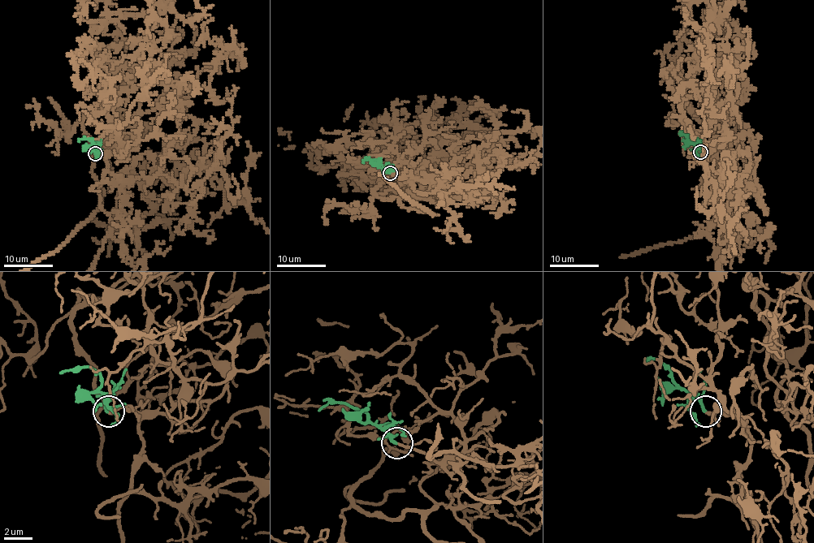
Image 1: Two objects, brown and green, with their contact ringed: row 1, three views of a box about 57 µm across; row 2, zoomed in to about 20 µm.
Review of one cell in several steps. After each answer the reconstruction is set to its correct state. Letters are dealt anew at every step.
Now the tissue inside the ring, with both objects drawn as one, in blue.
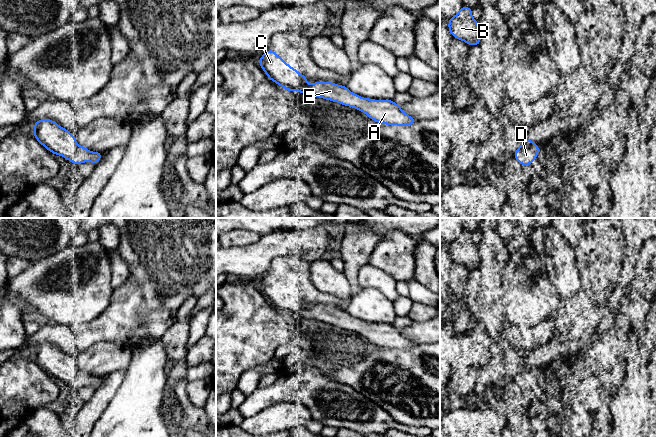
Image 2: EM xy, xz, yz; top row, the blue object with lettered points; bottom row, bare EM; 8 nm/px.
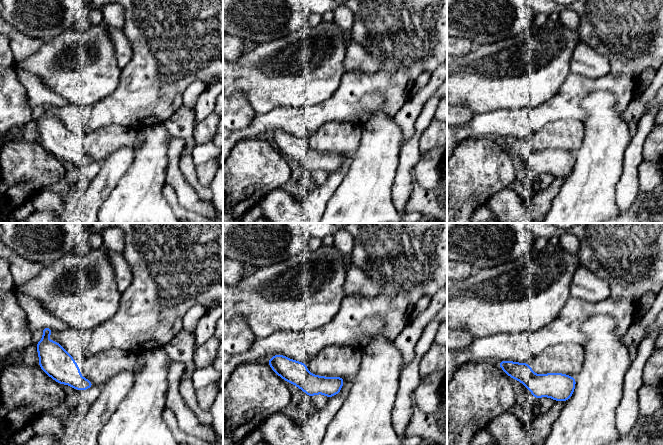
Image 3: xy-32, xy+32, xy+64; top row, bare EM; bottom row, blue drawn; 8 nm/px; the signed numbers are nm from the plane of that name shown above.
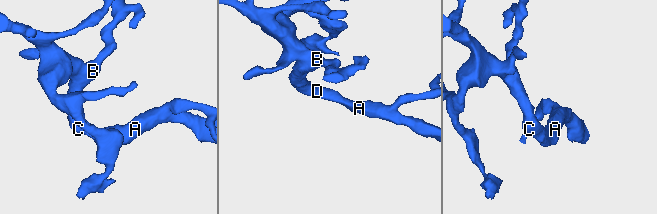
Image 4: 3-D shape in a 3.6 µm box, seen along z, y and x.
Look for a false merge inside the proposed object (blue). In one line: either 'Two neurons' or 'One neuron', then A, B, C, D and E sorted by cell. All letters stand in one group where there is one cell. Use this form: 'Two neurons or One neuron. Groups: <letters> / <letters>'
One neuron. Groups: A B C D E

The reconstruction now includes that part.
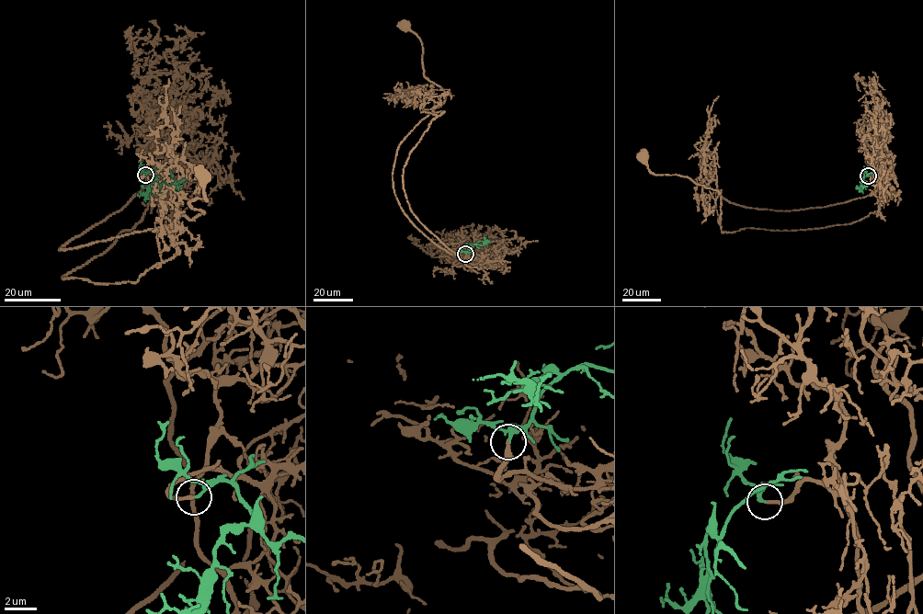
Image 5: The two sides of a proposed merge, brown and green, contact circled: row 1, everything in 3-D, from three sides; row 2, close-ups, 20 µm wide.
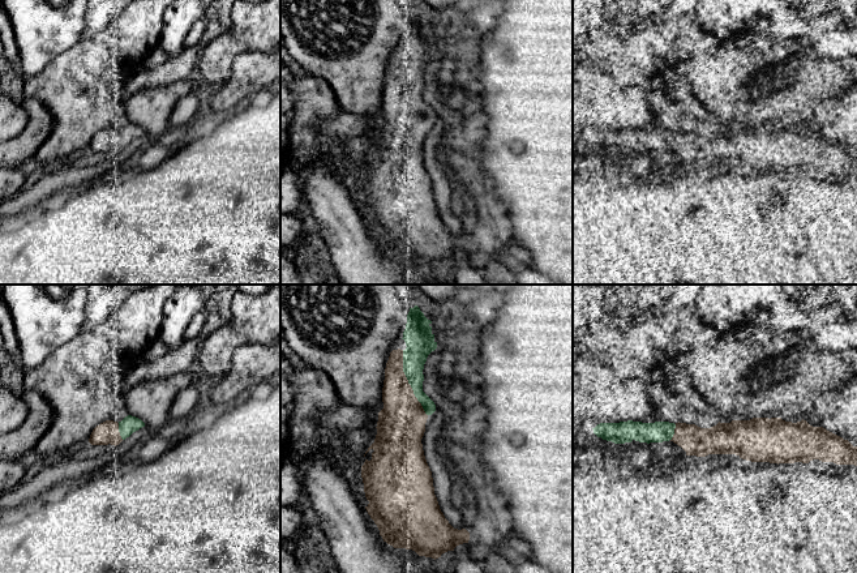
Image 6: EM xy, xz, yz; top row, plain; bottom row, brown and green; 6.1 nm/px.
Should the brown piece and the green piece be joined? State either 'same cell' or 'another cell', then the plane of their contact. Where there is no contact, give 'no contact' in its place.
same cell | xz

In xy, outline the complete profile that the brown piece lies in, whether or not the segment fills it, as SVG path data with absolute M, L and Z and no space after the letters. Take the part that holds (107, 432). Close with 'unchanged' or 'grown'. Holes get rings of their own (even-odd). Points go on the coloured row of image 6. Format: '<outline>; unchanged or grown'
M132 415L125 416L121 422L106 420L97 426L89 439L91 445L119 445L133 432L145 427L145 423Z; grown

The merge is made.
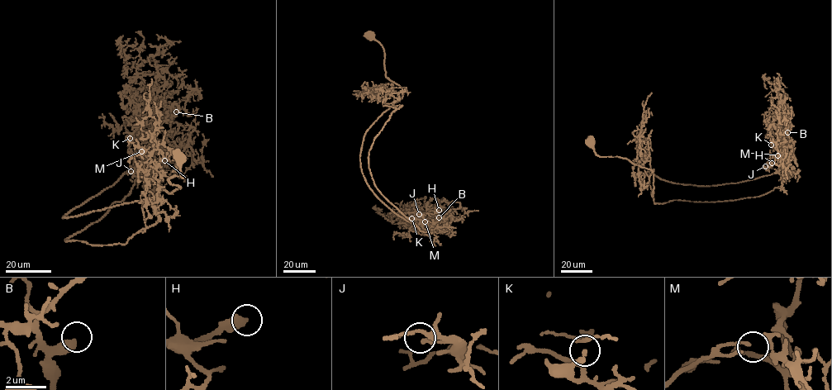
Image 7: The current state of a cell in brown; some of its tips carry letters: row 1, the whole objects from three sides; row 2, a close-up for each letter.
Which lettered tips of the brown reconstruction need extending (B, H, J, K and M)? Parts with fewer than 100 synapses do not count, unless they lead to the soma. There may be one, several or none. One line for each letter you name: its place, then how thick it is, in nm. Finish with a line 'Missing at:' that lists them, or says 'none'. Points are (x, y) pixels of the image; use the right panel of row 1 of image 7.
B: at (787, 132); 420 nm thick
H: at (772, 163); 550 nm thick
Missing at: B, H

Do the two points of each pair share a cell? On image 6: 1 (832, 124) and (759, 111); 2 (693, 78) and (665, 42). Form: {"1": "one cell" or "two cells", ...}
{"1": "two cells", "2": "two cells"}

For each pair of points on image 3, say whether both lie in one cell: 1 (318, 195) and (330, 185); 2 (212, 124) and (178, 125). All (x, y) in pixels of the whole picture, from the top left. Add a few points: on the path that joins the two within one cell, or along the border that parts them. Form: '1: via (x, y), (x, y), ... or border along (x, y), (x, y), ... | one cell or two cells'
1: via (321, 194), (327, 188) | one cell
2: border along (196, 123), (193, 129), (195, 144) | two cells

